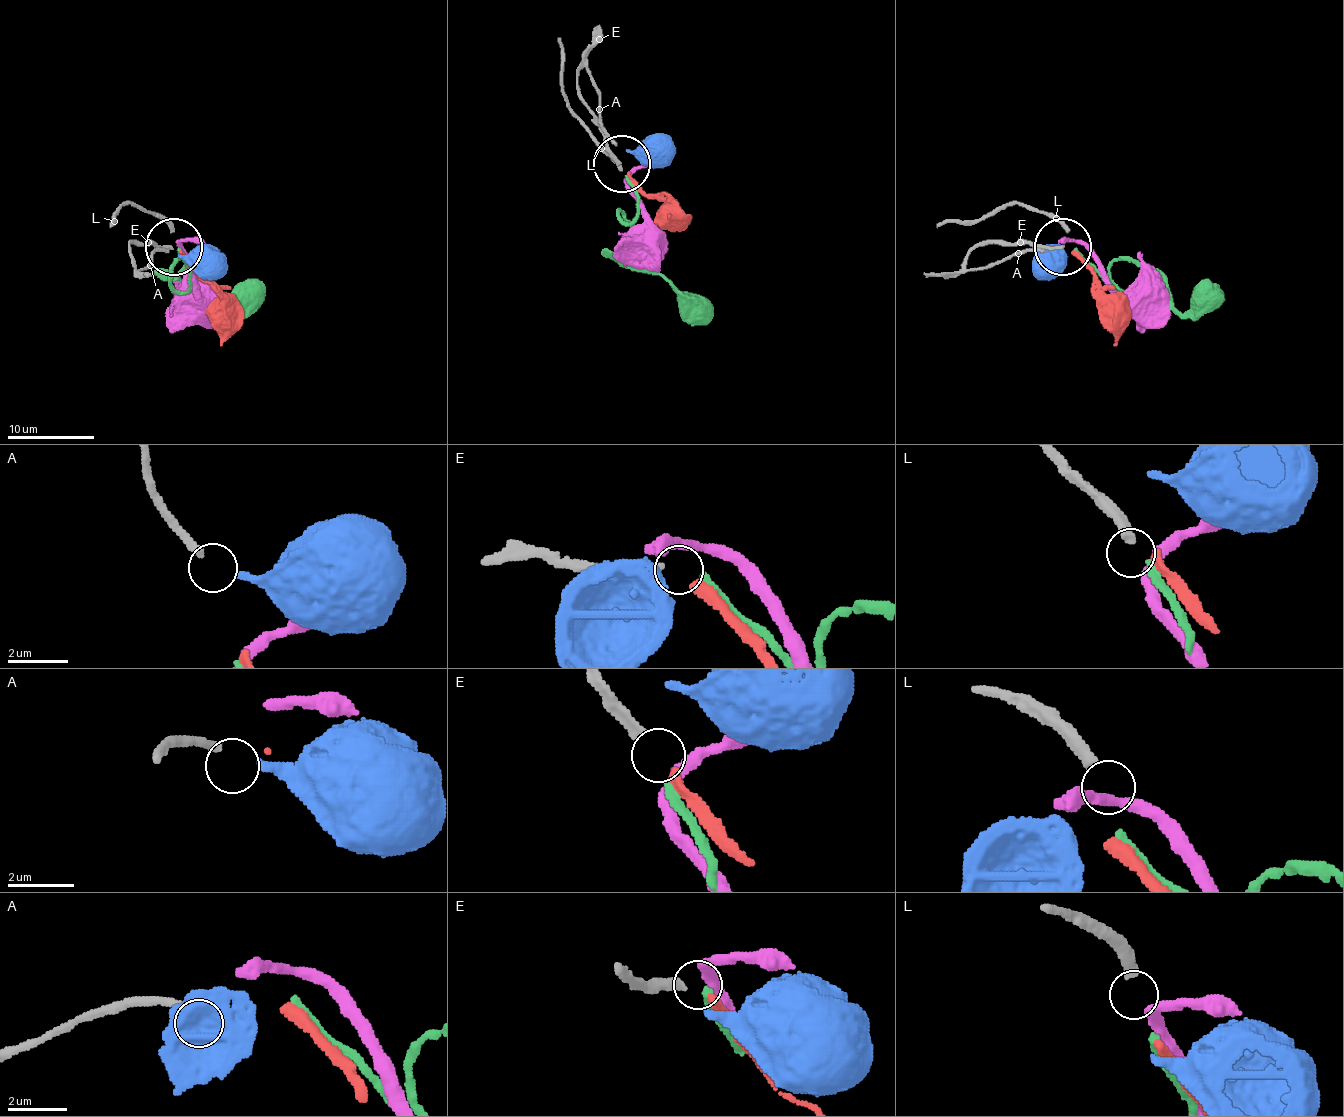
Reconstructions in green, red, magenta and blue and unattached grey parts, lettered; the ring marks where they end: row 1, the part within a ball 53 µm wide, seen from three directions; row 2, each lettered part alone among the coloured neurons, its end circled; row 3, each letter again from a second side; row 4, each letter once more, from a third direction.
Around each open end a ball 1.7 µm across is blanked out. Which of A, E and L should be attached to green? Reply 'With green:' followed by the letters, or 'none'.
With green: none

